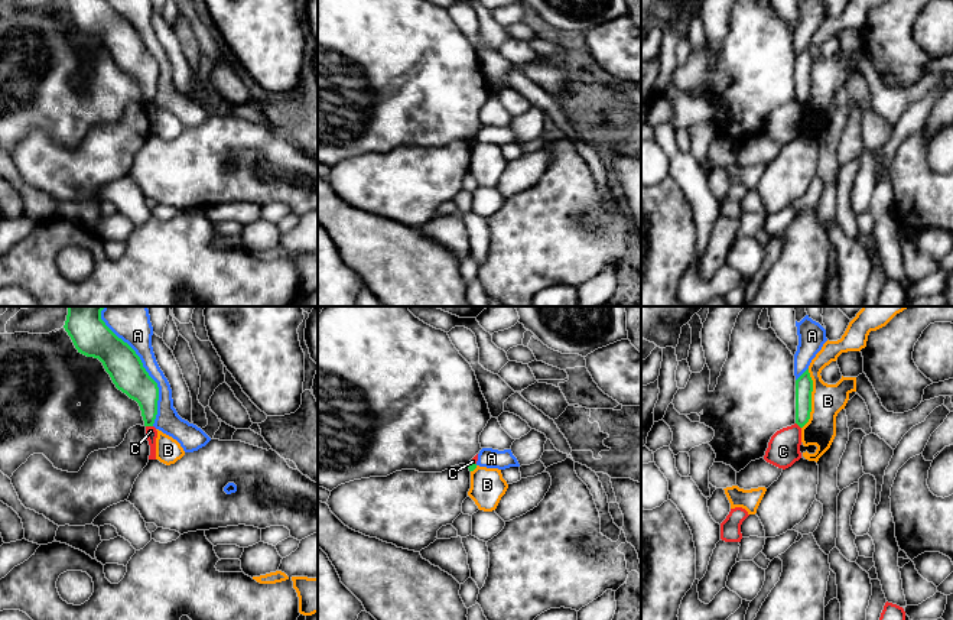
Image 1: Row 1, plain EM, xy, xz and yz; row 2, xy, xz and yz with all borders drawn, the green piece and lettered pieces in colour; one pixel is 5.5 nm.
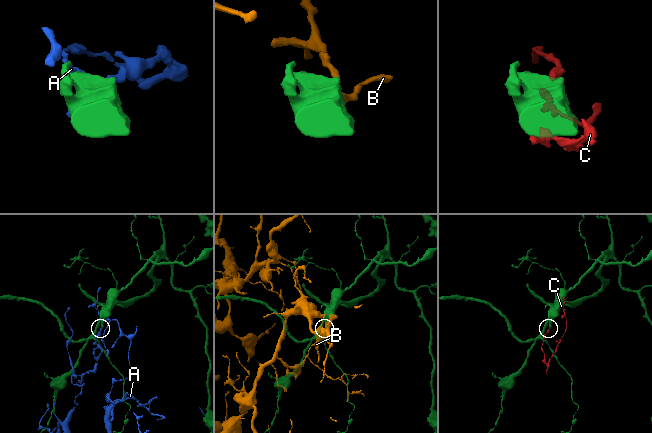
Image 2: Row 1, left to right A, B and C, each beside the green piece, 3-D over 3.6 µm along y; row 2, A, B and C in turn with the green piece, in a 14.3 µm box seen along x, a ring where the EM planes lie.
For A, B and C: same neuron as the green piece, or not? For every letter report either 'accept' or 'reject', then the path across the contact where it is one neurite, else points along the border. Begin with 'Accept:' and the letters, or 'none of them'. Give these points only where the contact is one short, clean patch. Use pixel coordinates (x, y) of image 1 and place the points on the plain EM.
Accept: none of them
A: reject
B: reject
C: reject; border along xy (146, 101), (152, 103)

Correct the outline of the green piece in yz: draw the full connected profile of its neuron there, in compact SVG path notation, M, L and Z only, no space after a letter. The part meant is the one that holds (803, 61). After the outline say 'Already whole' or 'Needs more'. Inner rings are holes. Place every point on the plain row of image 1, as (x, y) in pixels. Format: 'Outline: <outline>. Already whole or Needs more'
Outline: M809 45L796 56L796 100L803 104L811 88L813 56Z. Already whole

